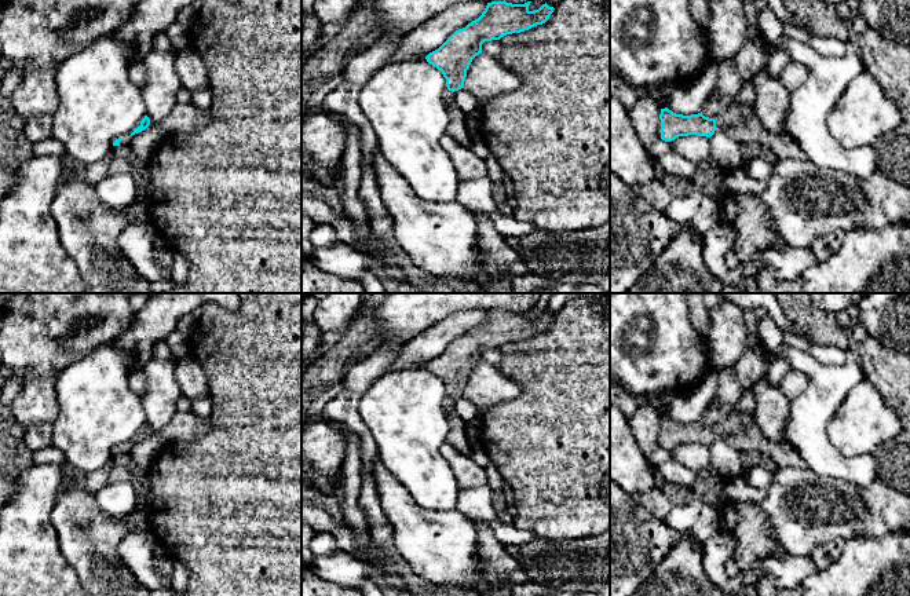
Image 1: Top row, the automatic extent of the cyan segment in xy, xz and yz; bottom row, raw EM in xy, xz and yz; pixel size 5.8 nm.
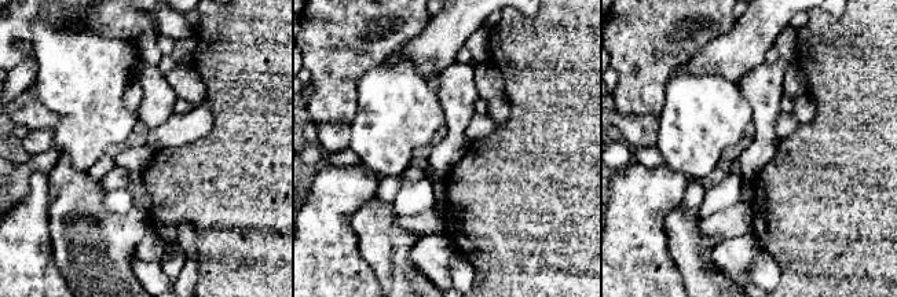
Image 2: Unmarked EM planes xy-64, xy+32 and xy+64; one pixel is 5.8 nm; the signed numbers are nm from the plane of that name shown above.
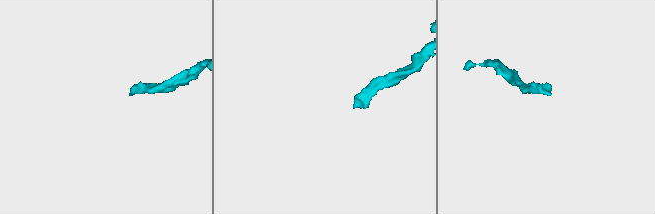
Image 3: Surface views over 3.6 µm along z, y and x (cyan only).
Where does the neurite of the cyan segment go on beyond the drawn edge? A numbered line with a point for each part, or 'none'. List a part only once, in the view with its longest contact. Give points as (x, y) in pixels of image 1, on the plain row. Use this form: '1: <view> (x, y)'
1: yz (742, 435)

